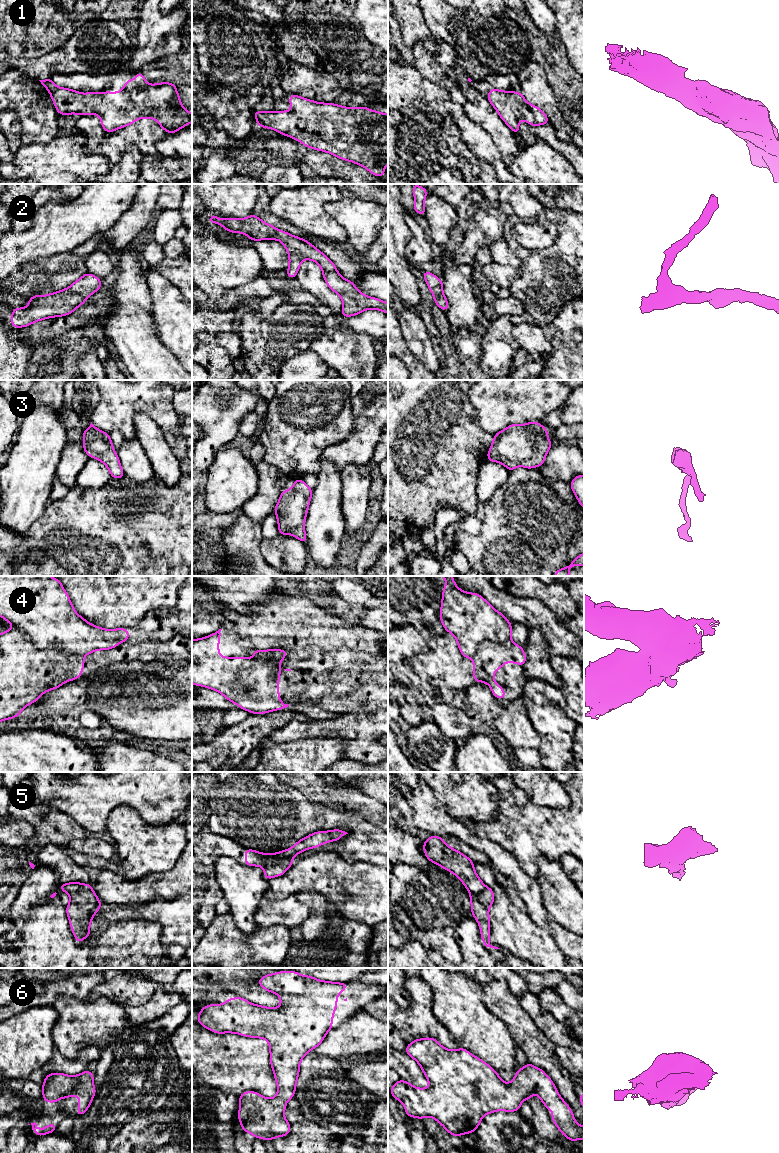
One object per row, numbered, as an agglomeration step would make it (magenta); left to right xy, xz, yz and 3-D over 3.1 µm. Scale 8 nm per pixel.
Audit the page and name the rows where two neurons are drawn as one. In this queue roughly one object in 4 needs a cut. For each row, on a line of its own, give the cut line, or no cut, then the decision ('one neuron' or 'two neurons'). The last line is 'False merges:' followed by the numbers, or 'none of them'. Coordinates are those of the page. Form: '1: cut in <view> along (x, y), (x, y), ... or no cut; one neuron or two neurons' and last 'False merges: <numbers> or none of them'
1: no cut; one neuron
2: no cut; one neuron
3: no cut; one neuron
4: cut in xy along (16, 627), (37, 648), (59, 646), (67, 654), (81, 656); two neurons
5: cut in xz along (291, 857), (280, 859), (265, 869); two neurons
6: no cut; one neuron
False merges: 4, 5

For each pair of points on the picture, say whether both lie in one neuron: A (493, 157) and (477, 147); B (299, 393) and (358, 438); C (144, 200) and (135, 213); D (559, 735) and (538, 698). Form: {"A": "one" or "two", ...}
{"A": "one", "B": "two", "C": "one", "D": "one"}

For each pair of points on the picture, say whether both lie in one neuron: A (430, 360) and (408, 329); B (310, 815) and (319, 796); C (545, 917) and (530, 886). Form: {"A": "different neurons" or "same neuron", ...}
{"A": "same neuron", "B": "different neurons", "C": "same neuron"}

